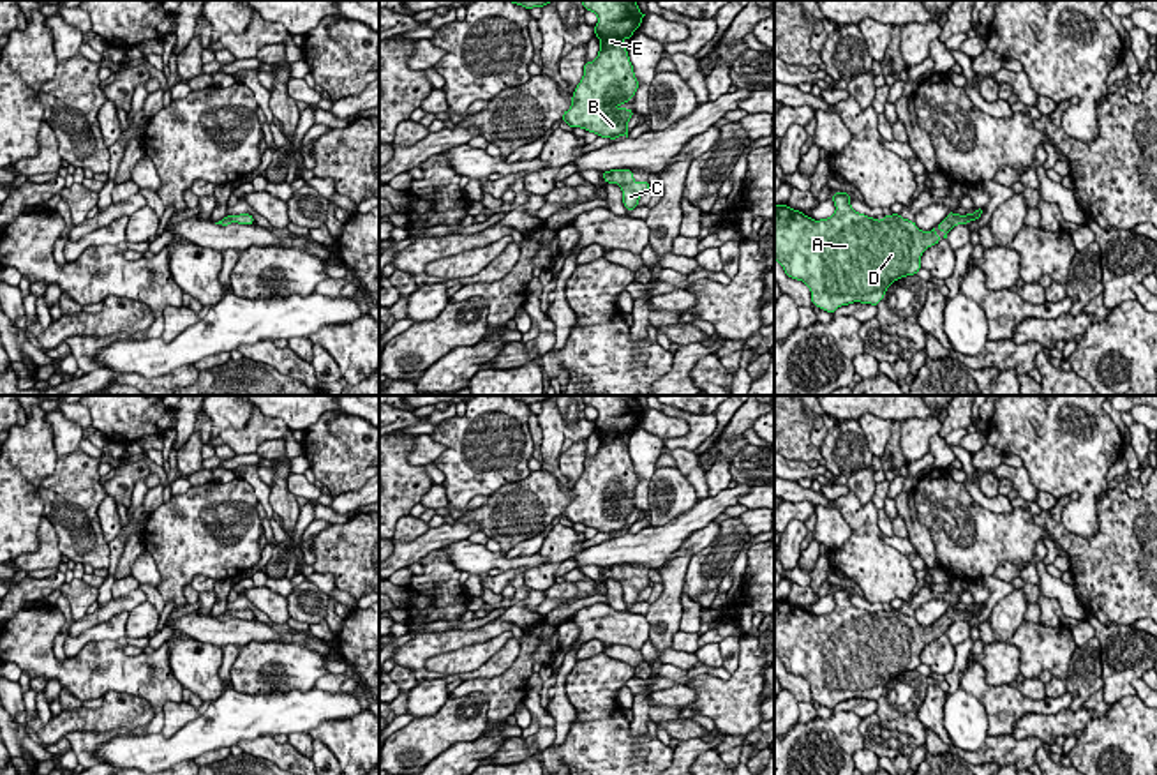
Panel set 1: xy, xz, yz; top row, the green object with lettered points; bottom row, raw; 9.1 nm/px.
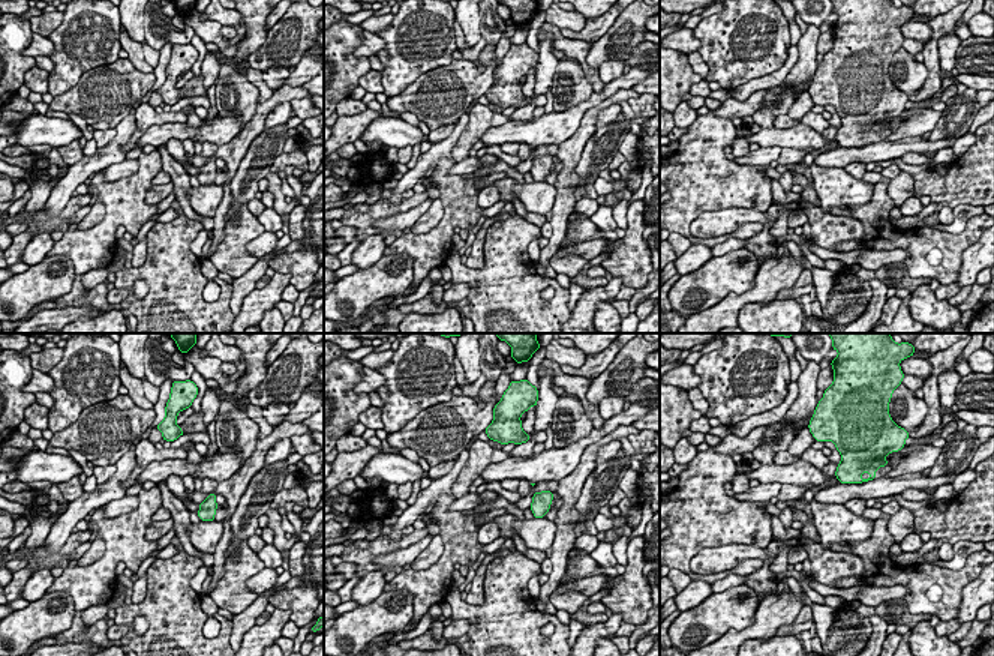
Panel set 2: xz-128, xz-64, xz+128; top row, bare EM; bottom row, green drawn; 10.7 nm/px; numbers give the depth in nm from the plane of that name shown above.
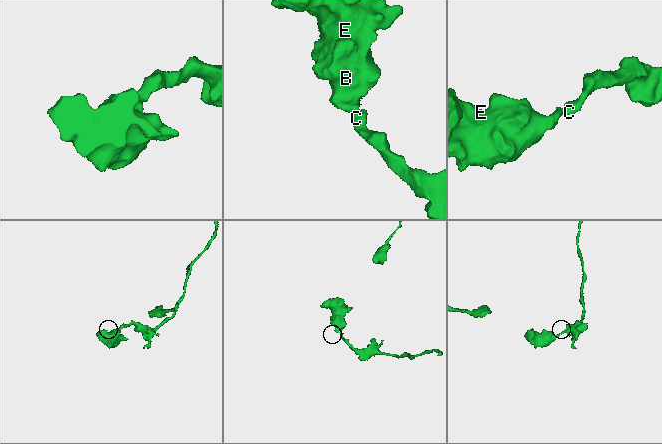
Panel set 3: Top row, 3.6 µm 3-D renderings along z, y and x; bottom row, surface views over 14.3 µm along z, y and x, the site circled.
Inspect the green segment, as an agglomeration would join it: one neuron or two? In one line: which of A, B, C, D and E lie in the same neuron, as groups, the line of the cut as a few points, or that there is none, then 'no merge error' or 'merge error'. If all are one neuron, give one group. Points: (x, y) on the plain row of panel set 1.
groups A B C D E; cut none; no merge error

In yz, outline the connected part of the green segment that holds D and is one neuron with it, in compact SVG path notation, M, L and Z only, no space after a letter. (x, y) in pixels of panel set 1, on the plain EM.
M847 588L831 593L836 607L820 616L774 600L774 655L810 683L813 701L831 710L854 697L878 701L894 676L921 666L928 643L984 607L949 607L931 627L921 627L899 609L878 616L855 607Z

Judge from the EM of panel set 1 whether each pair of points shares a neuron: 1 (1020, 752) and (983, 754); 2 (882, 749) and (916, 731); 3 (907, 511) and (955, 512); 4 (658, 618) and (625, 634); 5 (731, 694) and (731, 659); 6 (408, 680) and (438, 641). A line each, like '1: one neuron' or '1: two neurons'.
1: one neuron
2: one neuron
3: two neurons
4: two neurons
5: two neurons
6: two neurons

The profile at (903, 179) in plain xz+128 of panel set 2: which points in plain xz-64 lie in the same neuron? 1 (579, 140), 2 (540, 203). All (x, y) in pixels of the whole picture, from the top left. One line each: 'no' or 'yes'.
1: yes
2: no

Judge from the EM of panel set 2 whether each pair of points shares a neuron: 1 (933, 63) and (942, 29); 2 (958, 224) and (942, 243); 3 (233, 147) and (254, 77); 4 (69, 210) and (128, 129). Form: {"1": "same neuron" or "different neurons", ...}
{"1": "same neuron", "2": "different neurons", "3": "different neurons", "4": "different neurons"}

